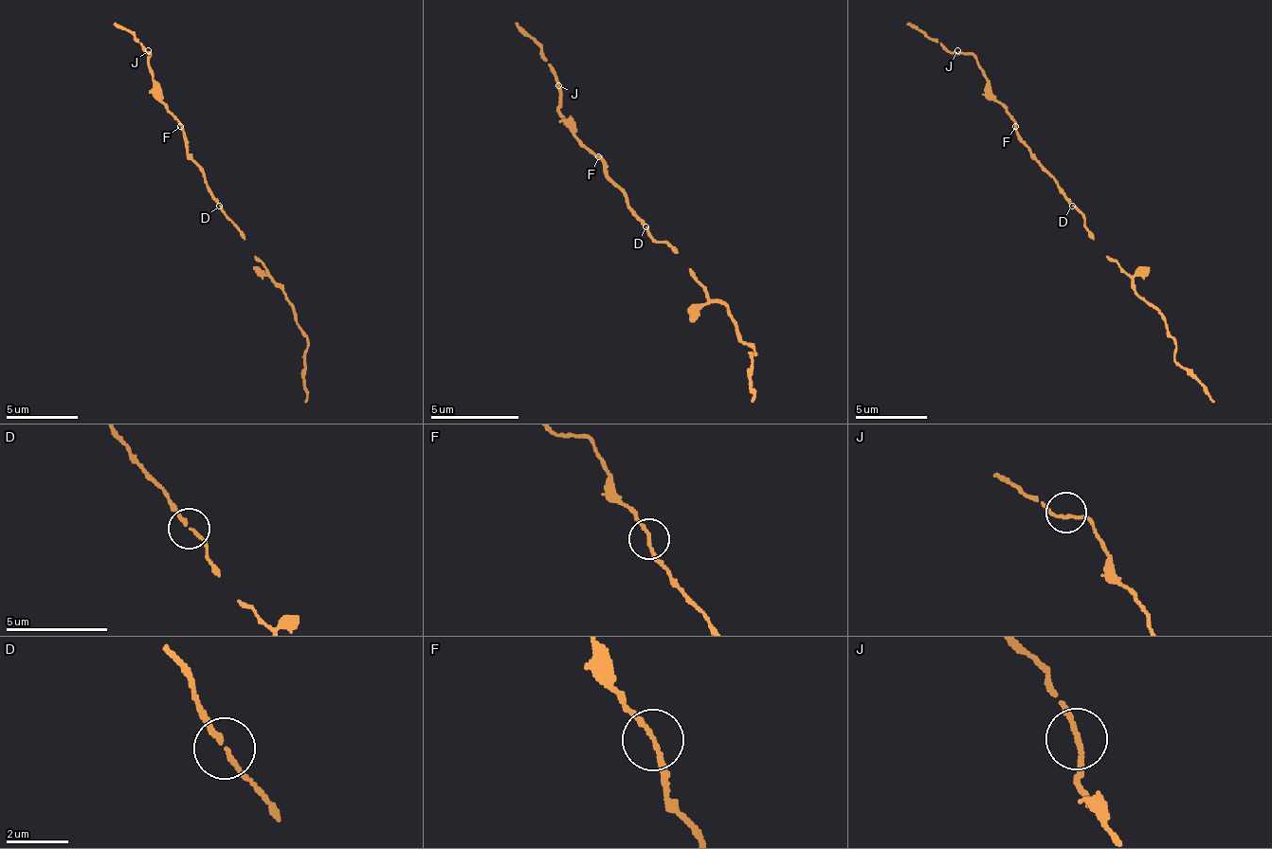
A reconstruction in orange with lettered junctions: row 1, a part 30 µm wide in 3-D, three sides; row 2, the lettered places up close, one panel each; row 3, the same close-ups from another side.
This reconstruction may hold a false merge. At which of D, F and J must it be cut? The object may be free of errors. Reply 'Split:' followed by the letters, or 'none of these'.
Split: none of these

